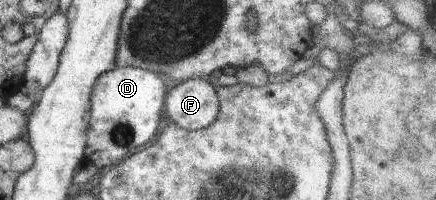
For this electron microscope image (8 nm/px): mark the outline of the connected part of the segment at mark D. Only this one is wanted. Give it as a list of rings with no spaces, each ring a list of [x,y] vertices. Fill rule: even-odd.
[[[117,66],[97,78],[90,92],[85,162],[93,164],[98,170],[104,170],[105,166],[112,166],[153,142],[161,130],[159,118],[169,92],[163,79],[147,69]]]

